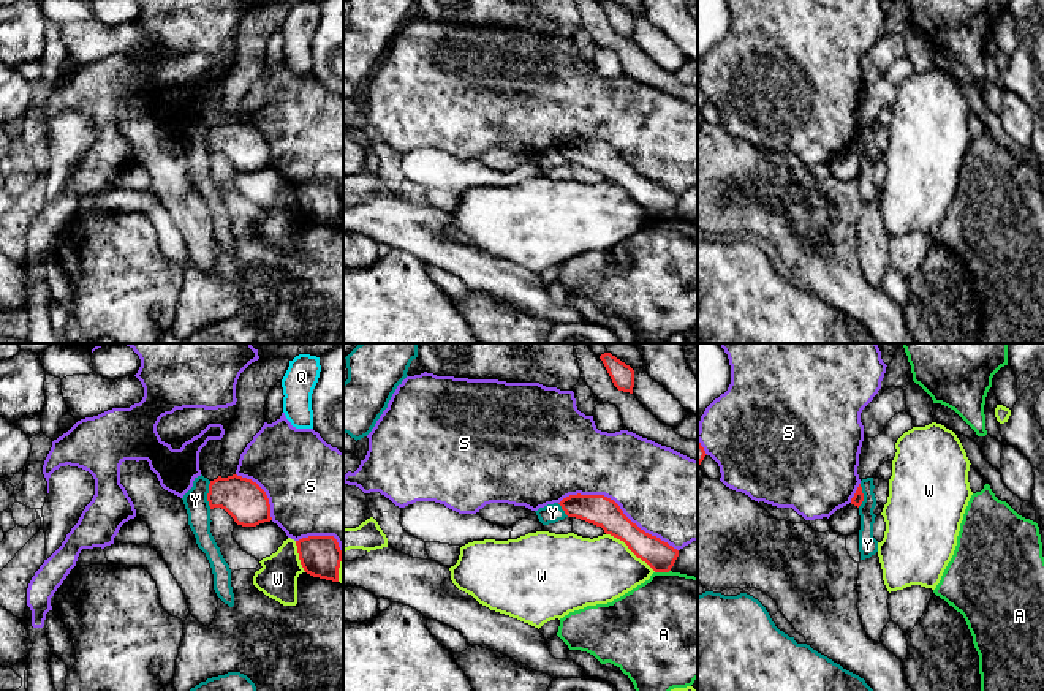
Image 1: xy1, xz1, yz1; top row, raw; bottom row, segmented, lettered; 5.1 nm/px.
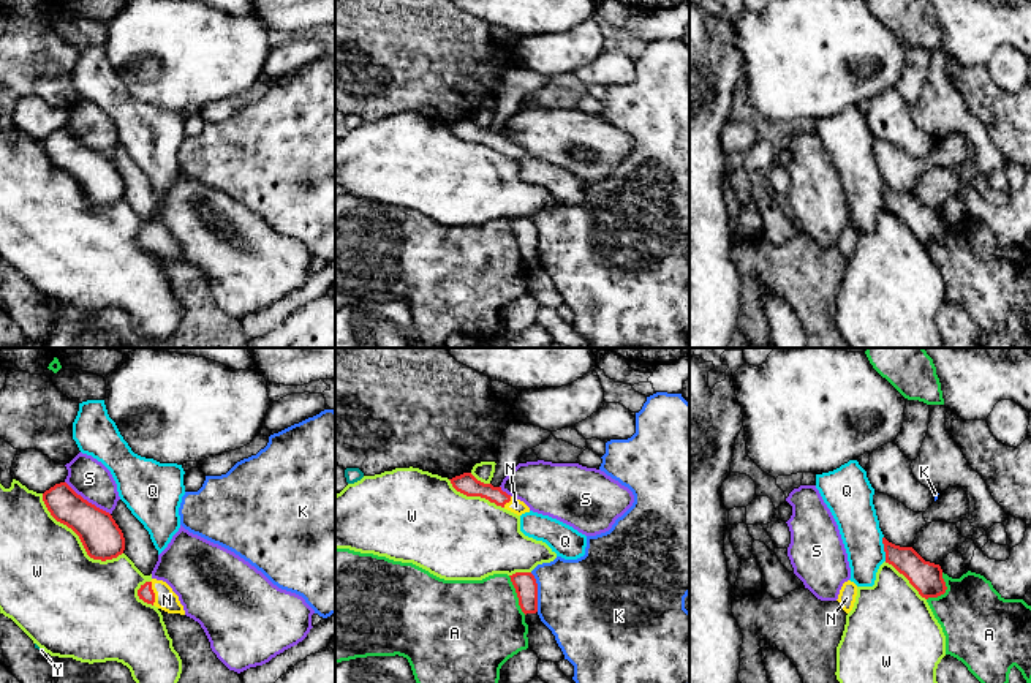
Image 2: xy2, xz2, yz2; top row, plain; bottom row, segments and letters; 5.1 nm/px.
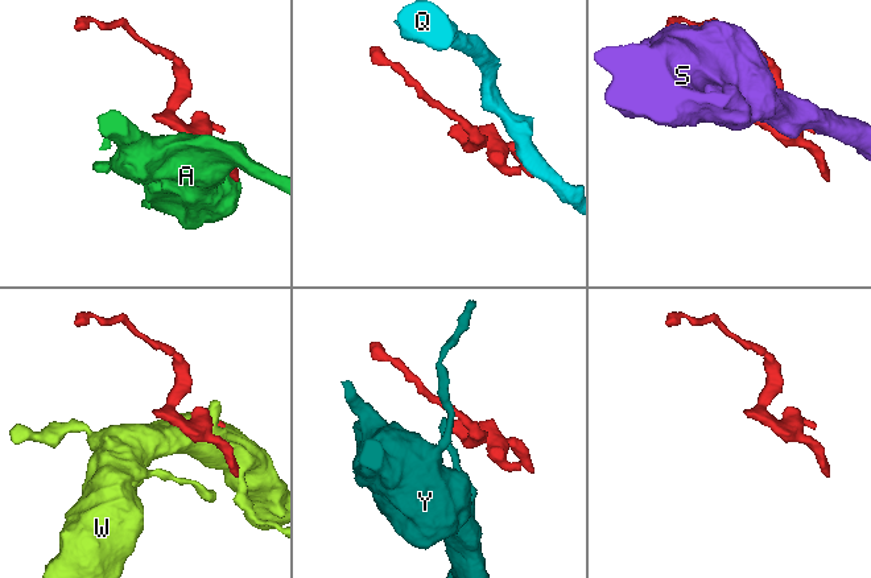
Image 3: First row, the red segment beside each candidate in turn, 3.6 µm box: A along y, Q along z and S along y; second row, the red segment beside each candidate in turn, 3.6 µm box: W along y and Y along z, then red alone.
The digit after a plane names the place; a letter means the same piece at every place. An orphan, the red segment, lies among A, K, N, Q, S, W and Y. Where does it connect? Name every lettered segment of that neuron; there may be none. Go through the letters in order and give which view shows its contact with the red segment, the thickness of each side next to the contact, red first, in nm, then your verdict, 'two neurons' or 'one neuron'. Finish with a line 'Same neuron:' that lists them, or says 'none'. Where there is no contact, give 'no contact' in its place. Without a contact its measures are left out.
A: xz2 | 120/460 nm | two neurons
K: xz2 | 120/440 nm | two neurons
N: xy2 | 80/110 nm | one neuron
Q: yz2 | 160/220 nm | two neurons
S: xz1 | 160/440 nm | two neurons
W: xy2 | 200/460 nm | two neurons
Y: xy1 | 220/120 nm | two neurons
Same neuron: N

